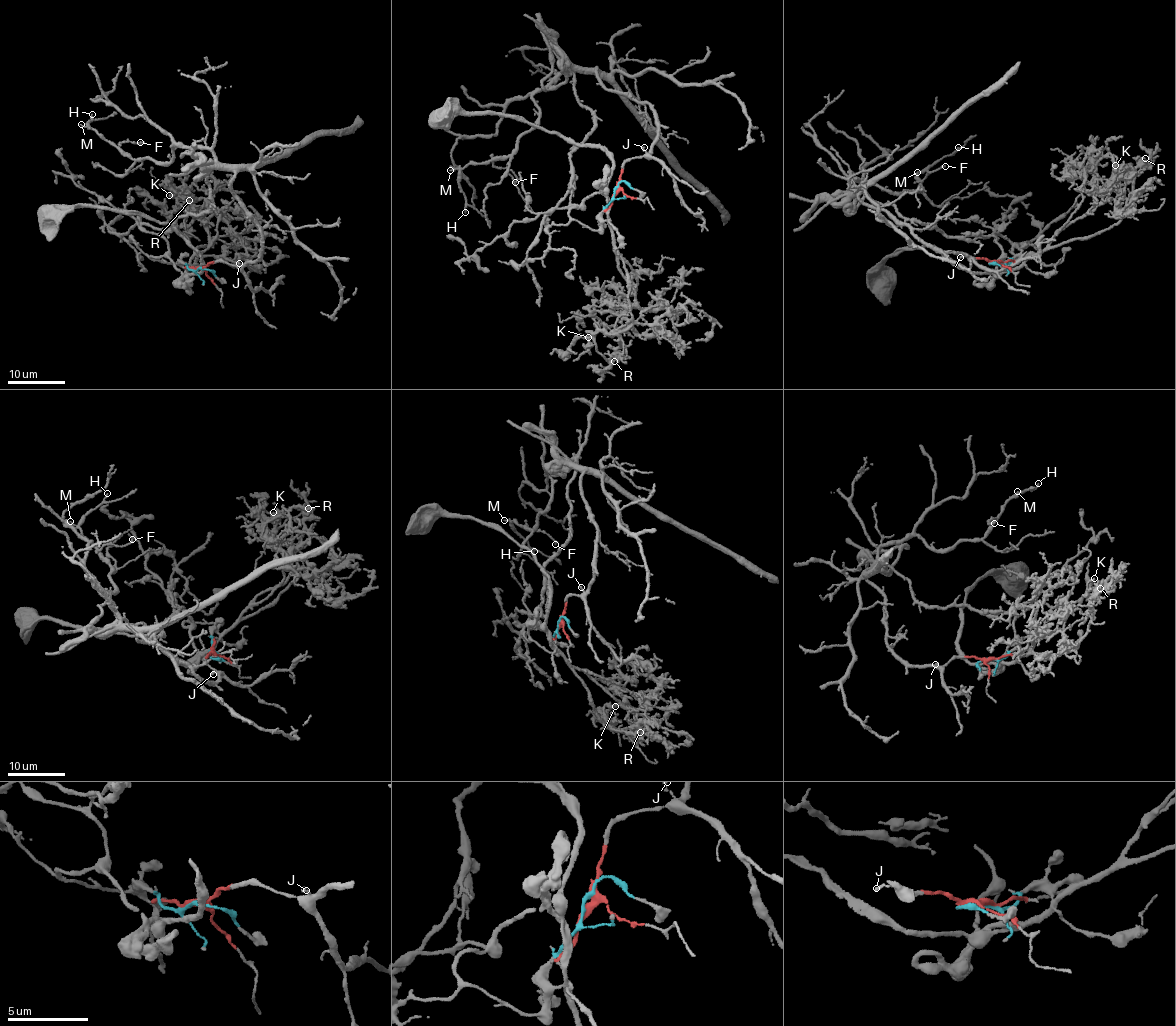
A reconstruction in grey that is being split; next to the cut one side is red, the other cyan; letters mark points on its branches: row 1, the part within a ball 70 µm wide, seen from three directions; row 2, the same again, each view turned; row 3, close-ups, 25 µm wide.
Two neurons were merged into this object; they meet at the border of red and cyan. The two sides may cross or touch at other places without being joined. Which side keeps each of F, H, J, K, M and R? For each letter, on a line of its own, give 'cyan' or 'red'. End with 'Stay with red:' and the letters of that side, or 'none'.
F: red
H: red
J: red
K: cyan
M: red
R: cyan
Stay with red: F, H, J, M

